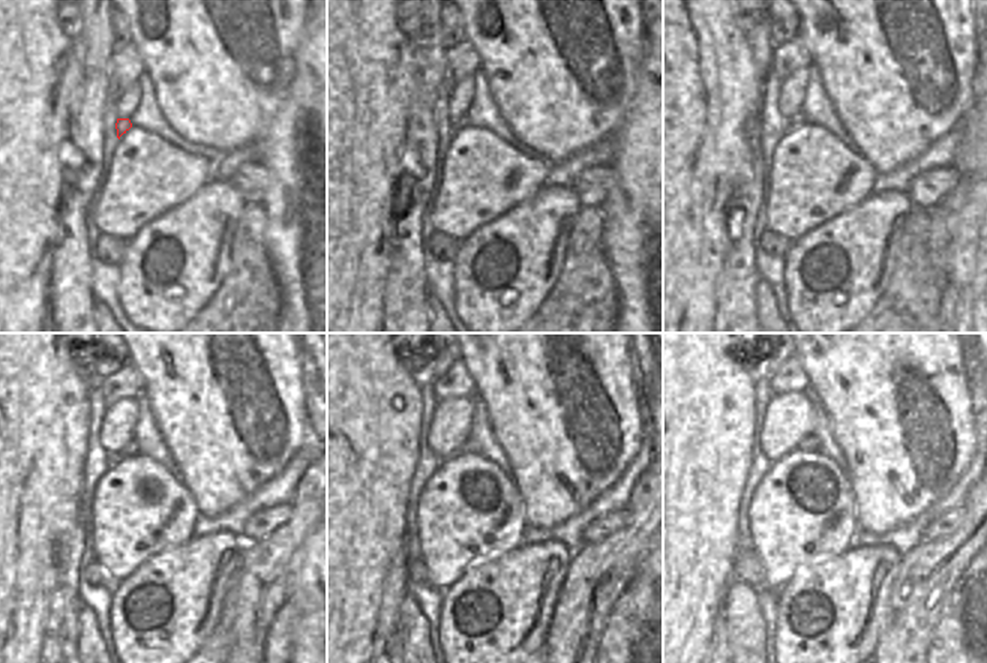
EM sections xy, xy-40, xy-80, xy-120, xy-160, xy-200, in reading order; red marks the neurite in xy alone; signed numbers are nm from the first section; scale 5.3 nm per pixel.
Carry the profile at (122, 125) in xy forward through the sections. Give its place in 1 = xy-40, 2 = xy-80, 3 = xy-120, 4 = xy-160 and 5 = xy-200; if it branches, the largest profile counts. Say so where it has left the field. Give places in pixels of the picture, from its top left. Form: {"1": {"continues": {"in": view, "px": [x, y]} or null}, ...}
{"1": {"continues": {"in": "xy-40", "px": [456, 125]}}, "2": {"continues": {"in": "xy-80", "px": [794, 122]}}, "3": {"continues": {"in": "xy-120", "px": [131, 449]}}, "4": {"continues": {"in": "xy-160", "px": [470, 447]}}, "5": {"continues": {"in": "xy-200", "px": [809, 443]}}}

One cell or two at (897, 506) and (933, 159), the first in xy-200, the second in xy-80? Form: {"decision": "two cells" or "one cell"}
{"decision": "two cells"}

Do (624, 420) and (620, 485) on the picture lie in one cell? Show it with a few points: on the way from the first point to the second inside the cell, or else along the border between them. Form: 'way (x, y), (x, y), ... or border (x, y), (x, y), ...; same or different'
border (642, 444), (624, 471), (597, 498); different

